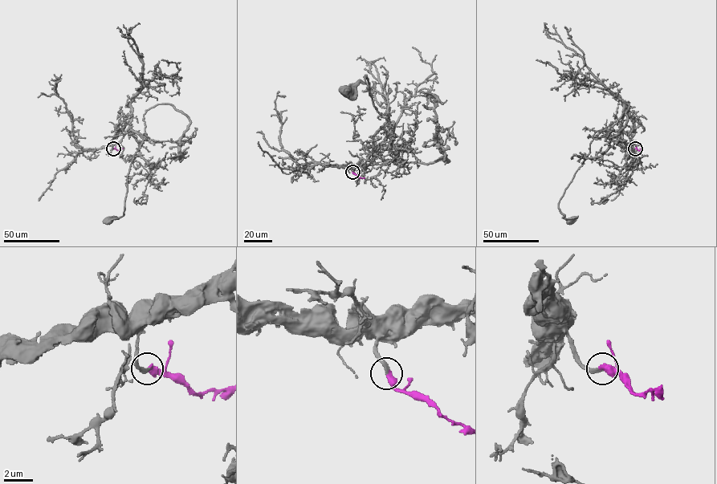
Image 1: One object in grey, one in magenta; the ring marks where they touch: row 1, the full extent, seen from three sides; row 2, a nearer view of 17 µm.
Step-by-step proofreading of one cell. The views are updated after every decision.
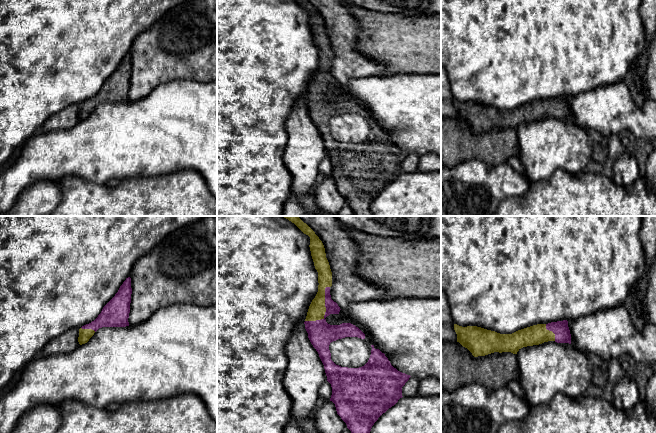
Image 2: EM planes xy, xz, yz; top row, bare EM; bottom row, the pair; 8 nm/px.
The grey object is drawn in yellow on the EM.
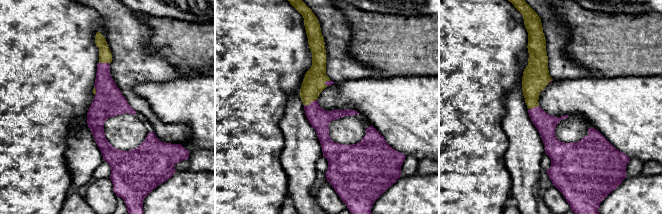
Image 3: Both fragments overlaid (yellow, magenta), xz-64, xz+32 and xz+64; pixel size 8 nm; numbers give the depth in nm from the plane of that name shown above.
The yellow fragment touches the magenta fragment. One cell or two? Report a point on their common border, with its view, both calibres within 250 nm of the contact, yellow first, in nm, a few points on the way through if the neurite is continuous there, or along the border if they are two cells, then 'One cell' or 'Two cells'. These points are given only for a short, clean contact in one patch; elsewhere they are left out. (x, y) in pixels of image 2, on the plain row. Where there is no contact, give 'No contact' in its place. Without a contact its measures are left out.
Touches yellow at xz (325, 86). Thickness 140 nm (yellow) against 200 nm. Path across: xz (317, 85), (325, 86), (320, 96), (320, 109). One cell

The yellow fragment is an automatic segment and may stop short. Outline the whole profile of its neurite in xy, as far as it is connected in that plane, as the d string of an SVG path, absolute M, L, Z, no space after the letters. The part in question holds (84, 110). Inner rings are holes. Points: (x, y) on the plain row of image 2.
M128 53L115 72L103 83L98 93L79 105L79 120L87 119L99 104L129 102L131 70L131 54Z

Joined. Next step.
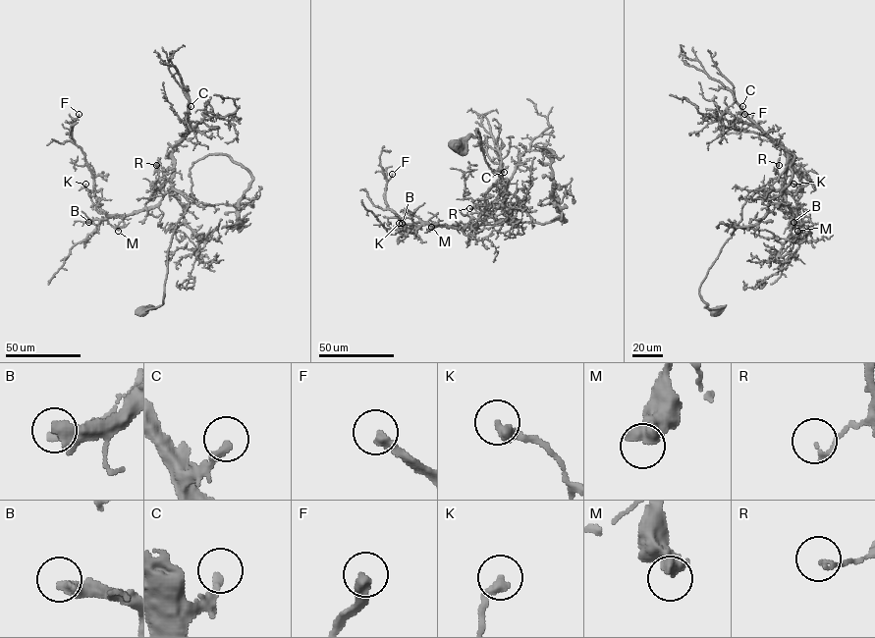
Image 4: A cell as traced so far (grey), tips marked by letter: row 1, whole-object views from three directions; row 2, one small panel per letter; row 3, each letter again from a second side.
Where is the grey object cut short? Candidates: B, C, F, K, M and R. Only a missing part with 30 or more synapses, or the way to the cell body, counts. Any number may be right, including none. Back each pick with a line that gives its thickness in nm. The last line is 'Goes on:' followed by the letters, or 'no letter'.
B: calibre 480 nm
C: calibre 240 nm
F: calibre 340 nm
Goes on: B, C, F

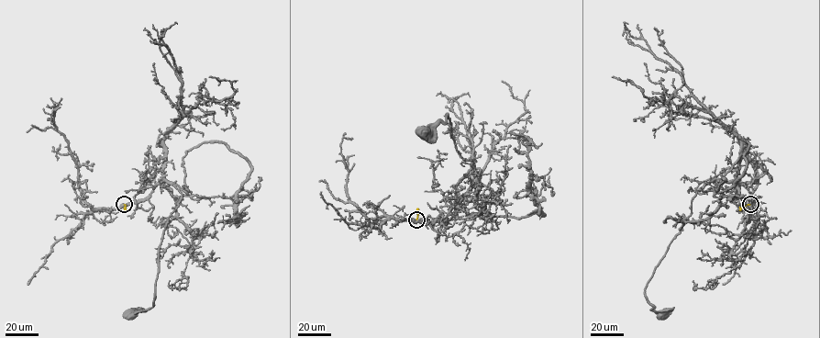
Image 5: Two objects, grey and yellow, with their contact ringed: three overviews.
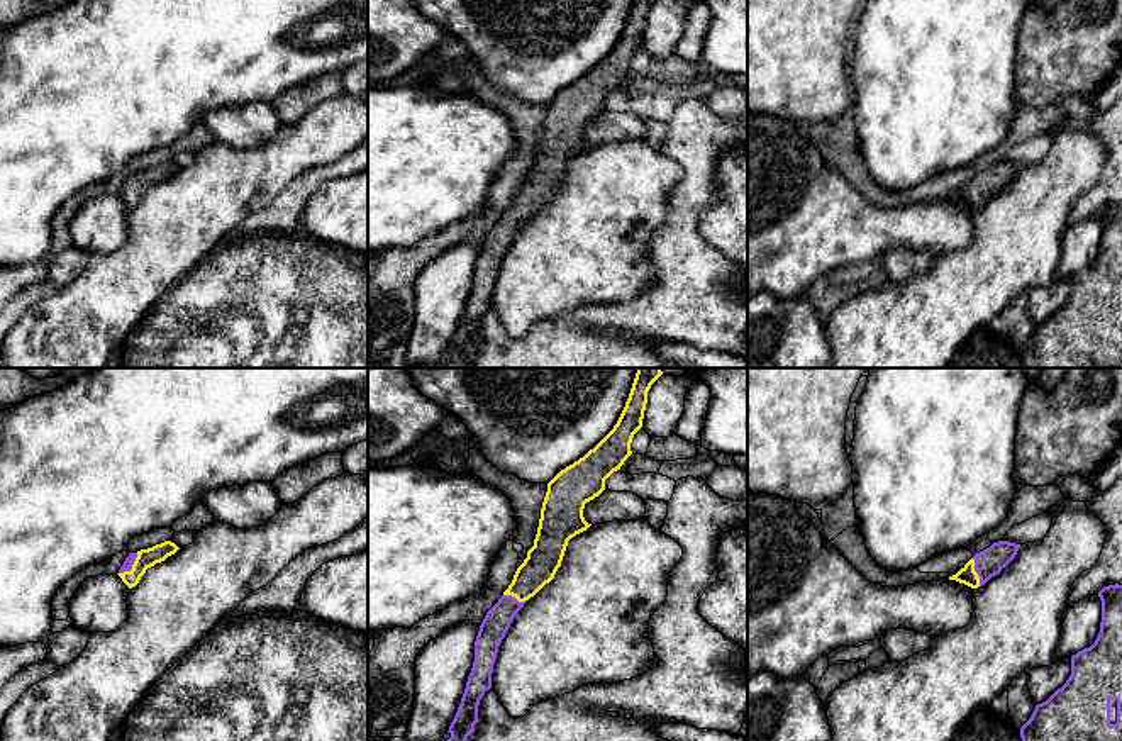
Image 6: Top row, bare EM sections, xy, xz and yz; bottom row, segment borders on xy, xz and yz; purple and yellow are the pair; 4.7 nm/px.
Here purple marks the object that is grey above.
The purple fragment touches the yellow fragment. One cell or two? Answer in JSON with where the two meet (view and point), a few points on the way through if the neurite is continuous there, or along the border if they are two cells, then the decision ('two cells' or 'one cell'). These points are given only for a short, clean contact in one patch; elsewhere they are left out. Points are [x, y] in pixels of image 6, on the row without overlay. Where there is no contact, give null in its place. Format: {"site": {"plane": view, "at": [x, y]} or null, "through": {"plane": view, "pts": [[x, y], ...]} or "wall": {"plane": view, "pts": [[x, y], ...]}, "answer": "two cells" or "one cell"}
{"site": {"plane": "xy", "at": [131, 189]}, "through": {"plane": "xy", "pts": [[127, 185], [131, 189], [146, 178]]}, "answer": "one cell"}

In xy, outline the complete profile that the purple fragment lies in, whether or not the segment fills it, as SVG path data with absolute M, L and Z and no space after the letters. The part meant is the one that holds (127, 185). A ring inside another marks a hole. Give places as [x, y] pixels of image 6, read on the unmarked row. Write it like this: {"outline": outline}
{"outline": "M164 161L153 168L141 170L137 173L129 173L124 185L119 190L119 197L129 209L132 209L139 203L141 197L146 193L147 188L164 181L168 176L175 175L178 170L180 168L175 163Z"}

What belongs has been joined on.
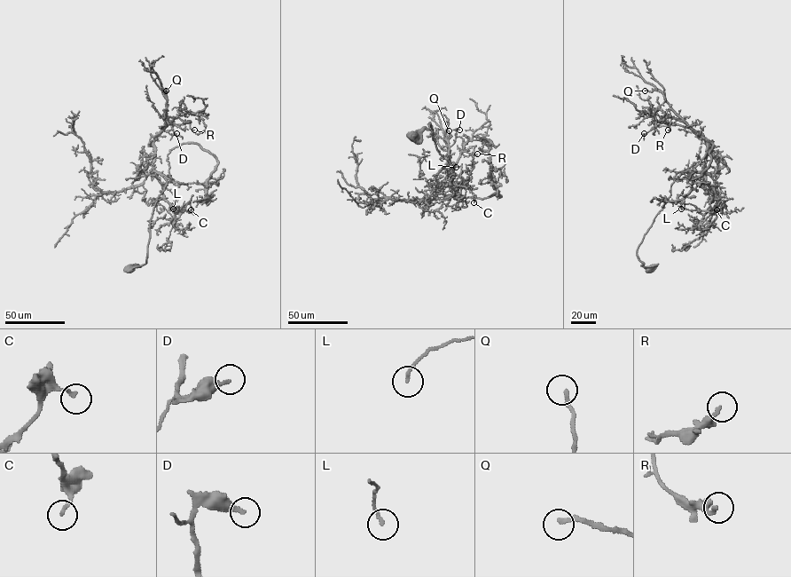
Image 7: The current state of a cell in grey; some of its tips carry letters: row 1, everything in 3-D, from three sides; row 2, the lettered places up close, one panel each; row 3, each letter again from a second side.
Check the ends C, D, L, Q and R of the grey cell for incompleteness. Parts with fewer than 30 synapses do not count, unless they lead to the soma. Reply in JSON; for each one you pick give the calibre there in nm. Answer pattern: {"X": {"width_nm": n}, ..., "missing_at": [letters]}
{"missing_at": []}

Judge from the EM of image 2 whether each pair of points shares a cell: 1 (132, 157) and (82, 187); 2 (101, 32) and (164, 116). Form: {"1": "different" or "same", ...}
{"1": "different", "2": "different"}

